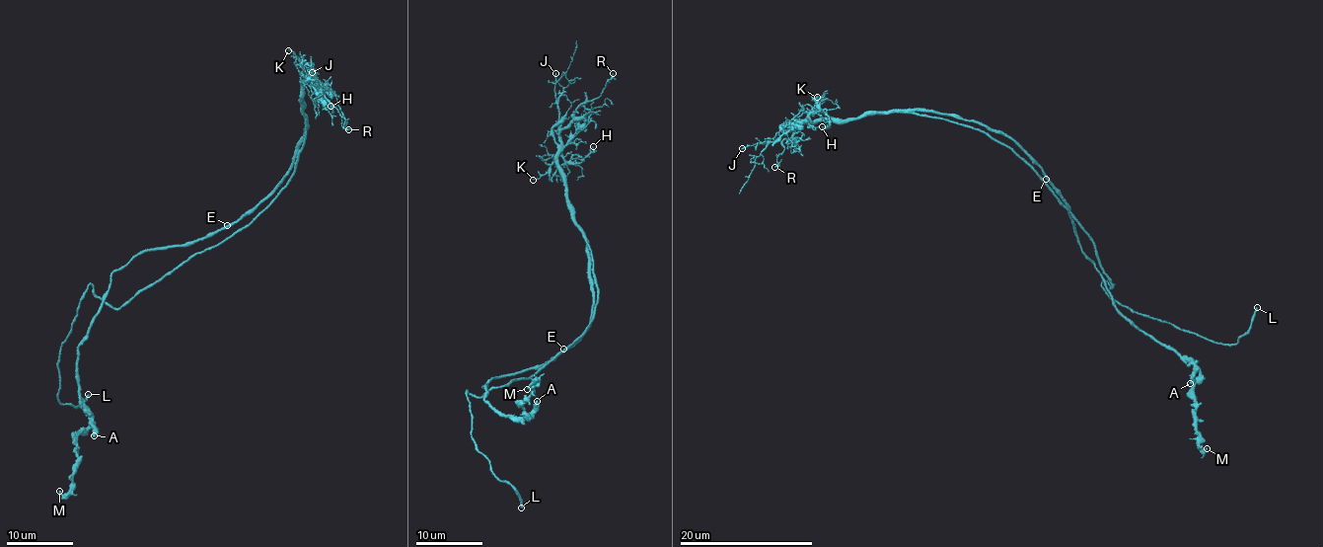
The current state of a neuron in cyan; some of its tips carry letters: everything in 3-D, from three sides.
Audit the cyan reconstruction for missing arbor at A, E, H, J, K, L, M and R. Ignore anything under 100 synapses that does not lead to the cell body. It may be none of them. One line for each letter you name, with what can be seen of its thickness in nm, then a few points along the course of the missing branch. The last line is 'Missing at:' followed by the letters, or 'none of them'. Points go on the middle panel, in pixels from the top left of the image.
L: Thickness 220 nm. Course of what is missing: (521, 507), (519, 516), (499, 512)
Missing at: L

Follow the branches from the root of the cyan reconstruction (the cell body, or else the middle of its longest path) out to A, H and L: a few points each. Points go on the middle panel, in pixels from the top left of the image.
A: (574, 340), (570, 348), (531, 376), (500, 387), (484, 387), (485, 402), (512, 417), (528, 416), (537, 401)
H: (574, 340), (592, 320), (598, 298), (591, 248), (575, 220), (557, 155), (581, 159), (593, 146)
L: (574, 340), (529, 377), (481, 397), (466, 392), (475, 449), (490, 461), (492, 475), (513, 485), (521, 507)

